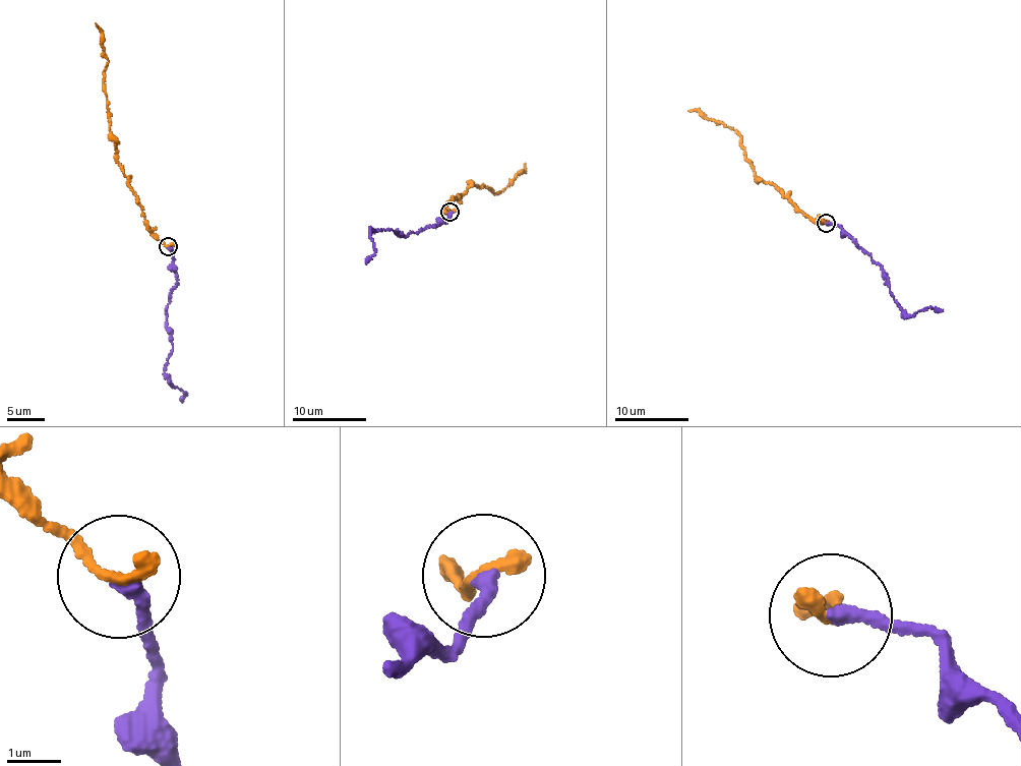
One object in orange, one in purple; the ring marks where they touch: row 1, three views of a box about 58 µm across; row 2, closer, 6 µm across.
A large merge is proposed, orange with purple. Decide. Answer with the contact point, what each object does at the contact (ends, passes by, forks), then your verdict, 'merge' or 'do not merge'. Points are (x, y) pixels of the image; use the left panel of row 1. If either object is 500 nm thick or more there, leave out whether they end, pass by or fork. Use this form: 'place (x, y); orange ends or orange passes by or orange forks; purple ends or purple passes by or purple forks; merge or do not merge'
place (168, 246); orange ends; purple ends; merge

